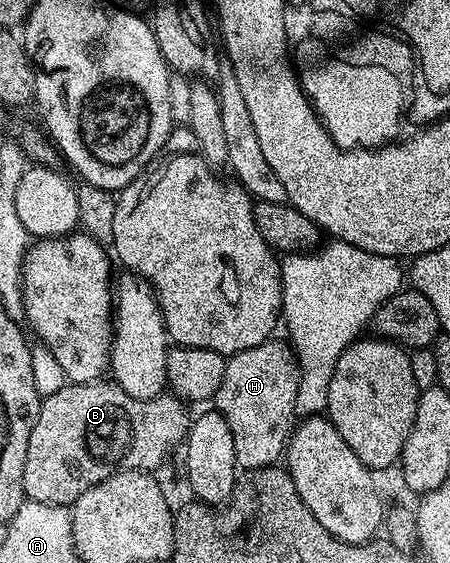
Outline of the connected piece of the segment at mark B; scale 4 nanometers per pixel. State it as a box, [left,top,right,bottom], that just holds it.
[23,380,192,508]

